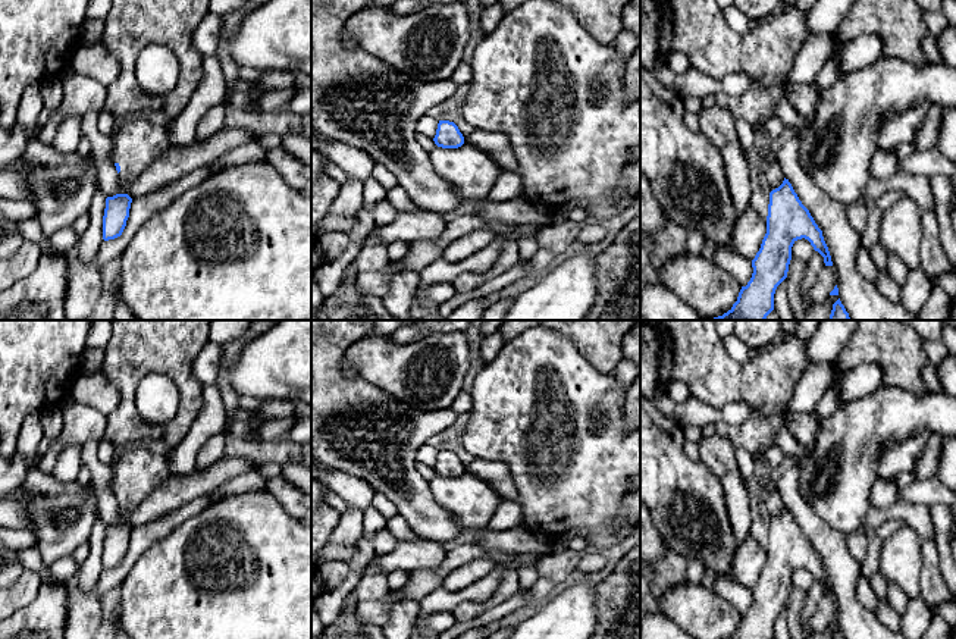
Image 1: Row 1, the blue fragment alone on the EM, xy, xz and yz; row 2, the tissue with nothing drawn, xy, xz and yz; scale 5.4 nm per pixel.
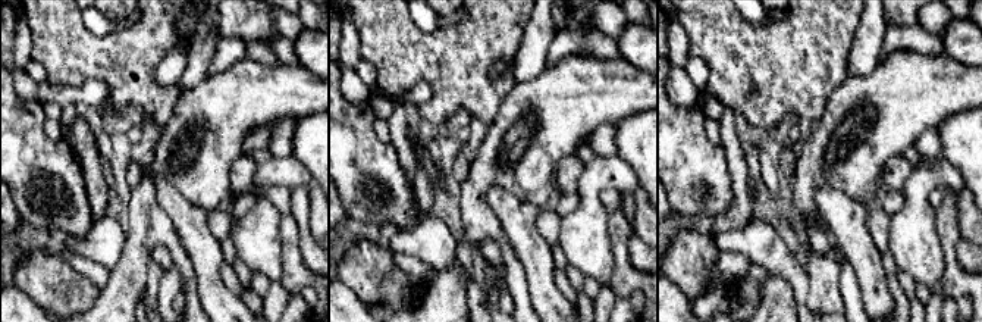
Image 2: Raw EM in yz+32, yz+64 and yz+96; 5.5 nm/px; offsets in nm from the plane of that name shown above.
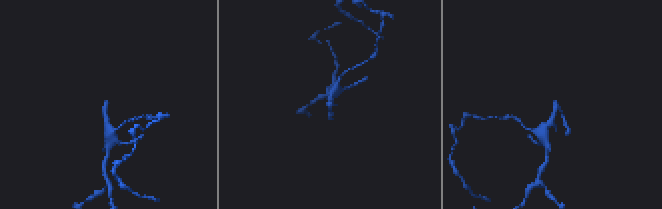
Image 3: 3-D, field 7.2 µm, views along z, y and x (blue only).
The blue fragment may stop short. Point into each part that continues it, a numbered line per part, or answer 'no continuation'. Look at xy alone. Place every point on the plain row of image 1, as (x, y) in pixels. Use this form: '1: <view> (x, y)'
1: xy (138, 472)

